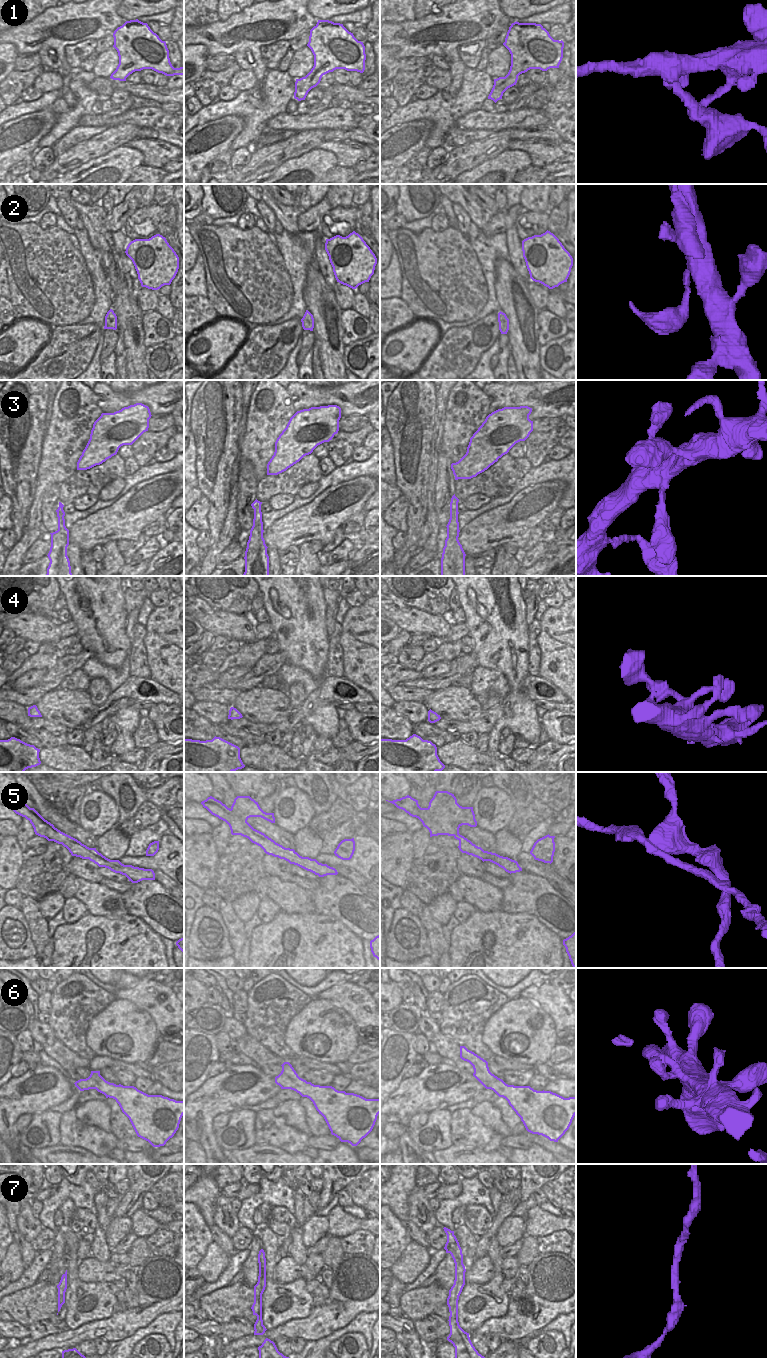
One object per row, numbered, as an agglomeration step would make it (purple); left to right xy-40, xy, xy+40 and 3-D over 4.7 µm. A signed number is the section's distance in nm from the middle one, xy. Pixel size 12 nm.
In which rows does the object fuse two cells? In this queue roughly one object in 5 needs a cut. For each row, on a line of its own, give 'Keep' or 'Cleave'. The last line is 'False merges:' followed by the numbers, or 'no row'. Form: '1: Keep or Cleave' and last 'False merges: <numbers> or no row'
1: Cleave
2: Keep
3: Keep
4: Keep
5: Cleave
6: Keep
7: Keep
False merges: 1, 5.

